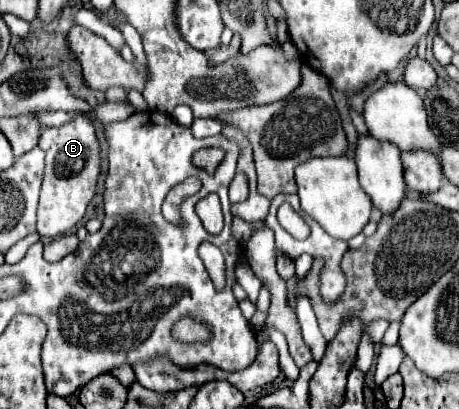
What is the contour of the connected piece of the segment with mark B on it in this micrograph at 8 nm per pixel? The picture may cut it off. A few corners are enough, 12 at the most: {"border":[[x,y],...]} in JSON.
{"border":[[85,114],[43,128],[47,166],[37,232],[53,240],[83,220],[101,174]]}

